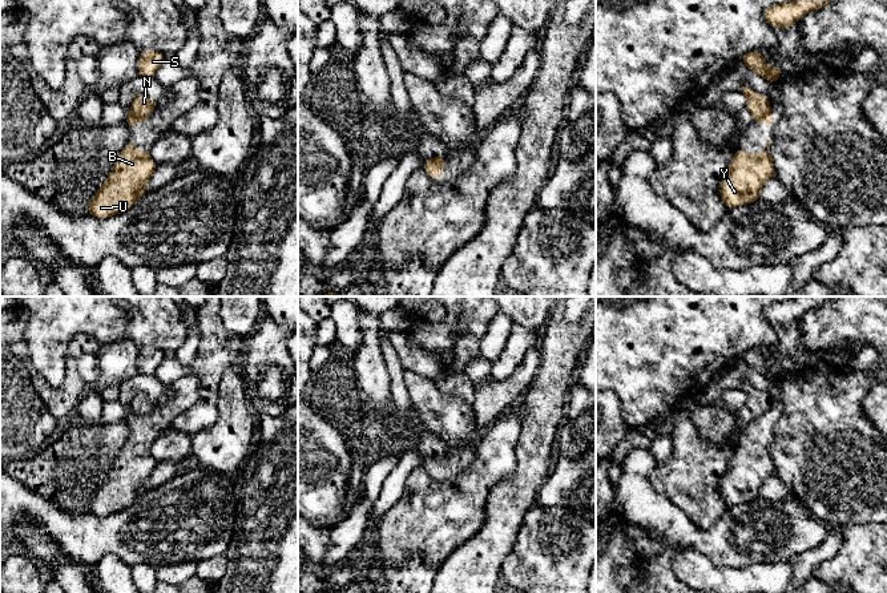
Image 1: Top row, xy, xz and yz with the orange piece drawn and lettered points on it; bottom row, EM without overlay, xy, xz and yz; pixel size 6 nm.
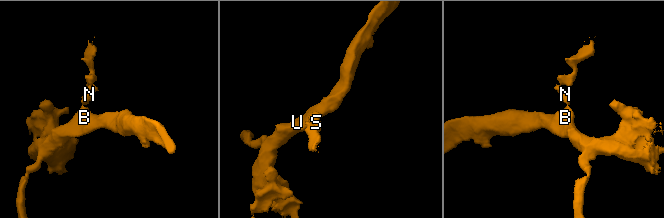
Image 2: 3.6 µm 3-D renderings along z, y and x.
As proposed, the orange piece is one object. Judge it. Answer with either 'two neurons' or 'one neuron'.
two neurons

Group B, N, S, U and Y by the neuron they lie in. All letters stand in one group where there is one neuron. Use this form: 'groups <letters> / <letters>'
groups B U Y / N S

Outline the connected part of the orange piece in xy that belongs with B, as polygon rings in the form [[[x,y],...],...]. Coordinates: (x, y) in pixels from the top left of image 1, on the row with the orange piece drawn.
[[[129,141],[113,165],[112,173],[98,187],[97,194],[88,202],[88,215],[106,218],[120,214],[145,195],[146,186],[157,164],[146,150],[137,150],[134,141]]]

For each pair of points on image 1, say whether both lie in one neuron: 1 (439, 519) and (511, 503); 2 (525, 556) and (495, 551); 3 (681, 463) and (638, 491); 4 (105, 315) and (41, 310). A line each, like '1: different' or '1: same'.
1: different
2: different
3: different
4: same

